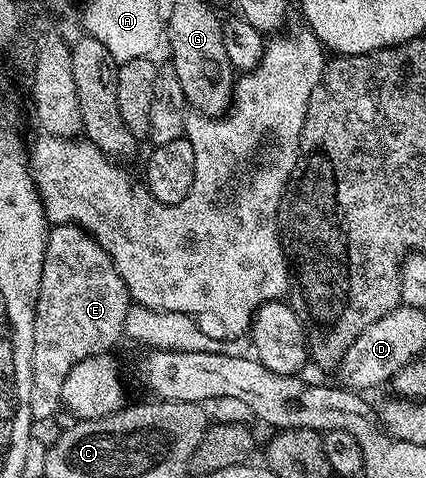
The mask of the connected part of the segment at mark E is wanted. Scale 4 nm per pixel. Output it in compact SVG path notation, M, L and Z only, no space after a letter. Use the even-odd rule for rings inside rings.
M57 224L50 229L45 256L41 259L39 298L35 301L33 324L33 388L29 392L29 408L36 423L61 410L65 378L77 364L81 364L81 360L108 353L112 349L110 346L117 345L119 338L124 337L125 316L132 306L125 280L121 280L113 260L103 251L101 244L97 244L95 237L74 224Z

